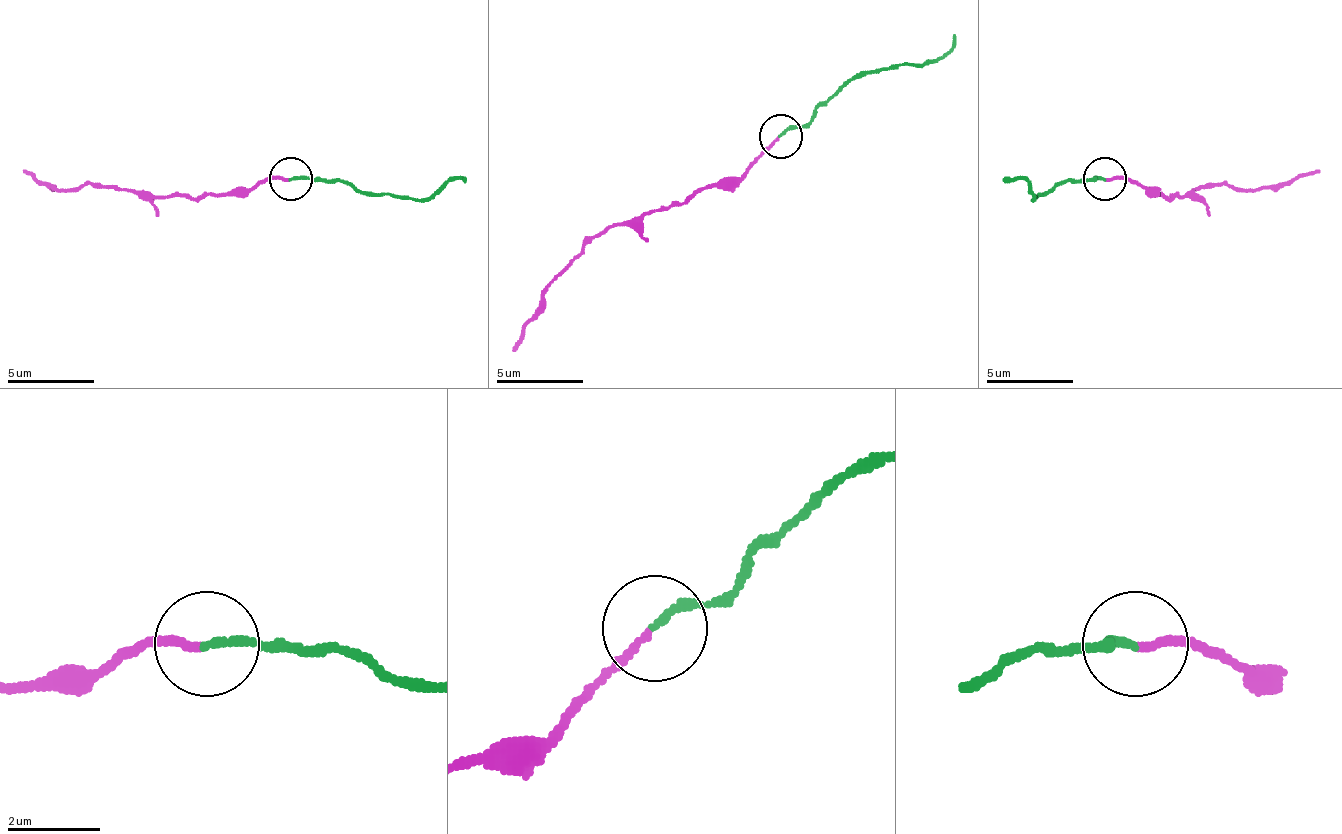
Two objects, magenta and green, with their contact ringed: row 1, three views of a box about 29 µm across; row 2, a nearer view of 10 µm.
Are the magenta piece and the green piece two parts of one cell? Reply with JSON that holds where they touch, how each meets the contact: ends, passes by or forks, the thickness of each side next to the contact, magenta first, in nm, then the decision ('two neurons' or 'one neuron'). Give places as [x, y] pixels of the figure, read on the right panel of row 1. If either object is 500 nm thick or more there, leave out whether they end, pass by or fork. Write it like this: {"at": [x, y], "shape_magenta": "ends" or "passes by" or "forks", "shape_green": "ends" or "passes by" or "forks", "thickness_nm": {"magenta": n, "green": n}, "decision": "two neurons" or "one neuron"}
{"at": [1104, 178], "shape_magenta": "ends", "shape_green": "ends", "thickness_nm": {"magenta": 160, "green": 180}, "decision": "one neuron"}

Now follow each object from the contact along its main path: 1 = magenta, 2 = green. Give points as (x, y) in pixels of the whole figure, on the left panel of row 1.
1: (290, 177), (264, 177), (246, 190), (194, 199), (116, 190), (59, 190), (24, 169)
2: (290, 177), (311, 177), (364, 190), (433, 199), (455, 177), (464, 182)

